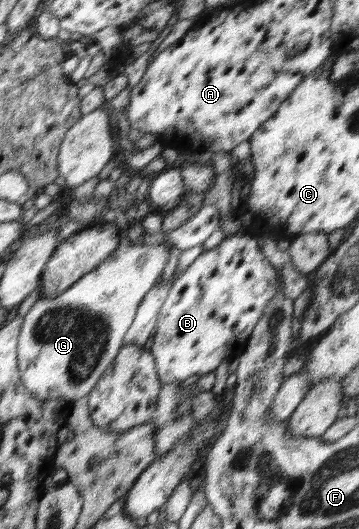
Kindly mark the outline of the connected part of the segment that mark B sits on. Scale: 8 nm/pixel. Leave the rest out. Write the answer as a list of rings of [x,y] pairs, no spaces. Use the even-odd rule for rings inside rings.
[[[242,232],[223,239],[213,249],[203,251],[180,272],[160,308],[150,346],[160,381],[181,382],[194,374],[206,375],[214,372],[225,358],[239,357],[243,354],[249,335],[263,316],[270,300],[278,293],[278,265],[276,261],[263,256],[258,239]]]

